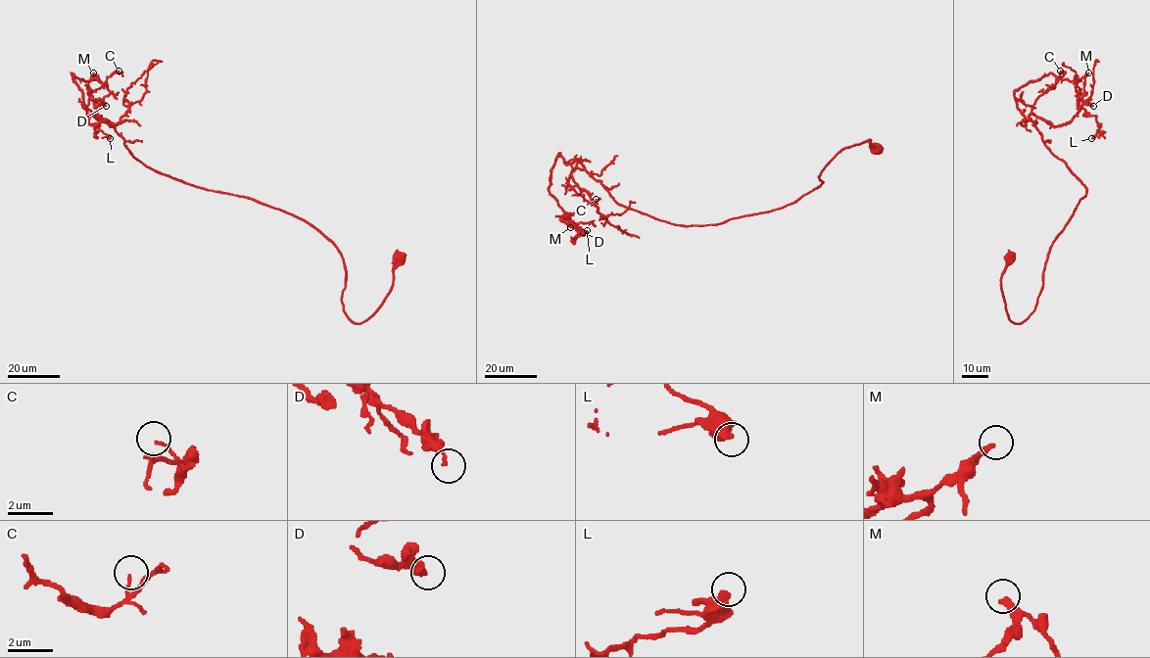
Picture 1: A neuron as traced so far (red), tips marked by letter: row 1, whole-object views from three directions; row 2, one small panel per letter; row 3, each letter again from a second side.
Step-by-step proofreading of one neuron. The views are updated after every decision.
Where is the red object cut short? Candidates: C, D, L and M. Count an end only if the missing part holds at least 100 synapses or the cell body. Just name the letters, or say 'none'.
M

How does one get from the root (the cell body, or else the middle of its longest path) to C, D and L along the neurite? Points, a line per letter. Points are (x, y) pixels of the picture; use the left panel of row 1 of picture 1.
C: (399, 256), (382, 305), (355, 323), (341, 301), (341, 254), (316, 229), (133, 156), (91, 94), (119, 70)
D: (399, 256), (382, 305), (355, 323), (330, 241), (147, 167), (108, 119), (89, 123), (71, 73), (106, 106)
L: (399, 256), (355, 323), (330, 241), (147, 167), (89, 123), (71, 73), (92, 79), (110, 138)

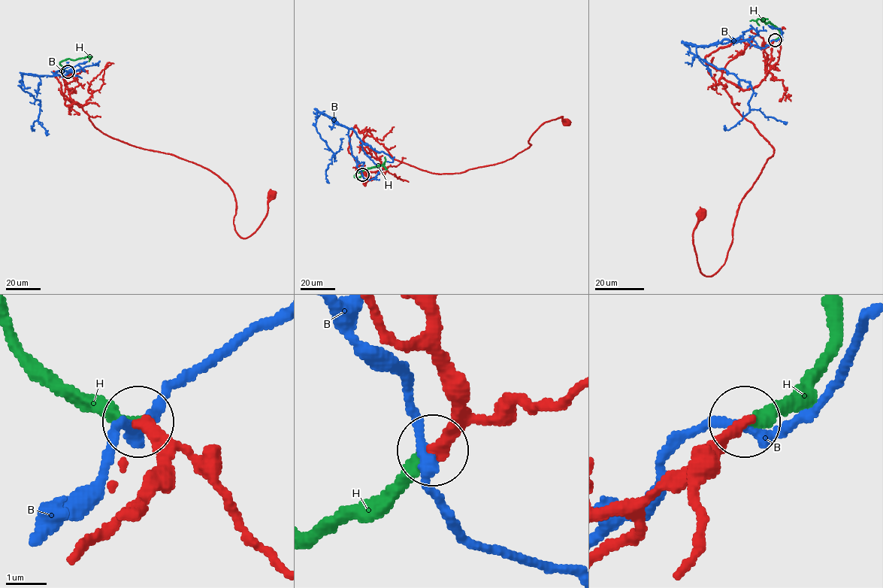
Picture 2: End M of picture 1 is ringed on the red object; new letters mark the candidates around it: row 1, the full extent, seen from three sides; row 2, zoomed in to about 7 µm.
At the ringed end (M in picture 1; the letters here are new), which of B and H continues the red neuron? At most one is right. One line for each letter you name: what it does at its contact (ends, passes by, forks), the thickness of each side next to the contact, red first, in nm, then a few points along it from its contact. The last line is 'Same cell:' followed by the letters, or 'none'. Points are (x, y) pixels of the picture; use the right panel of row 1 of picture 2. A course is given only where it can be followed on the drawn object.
H: it ends there; 320 nm thick on the red side, 280 nm on the other; it runs (775, 40), (779, 36), (780, 31), (769, 22), (766, 24), (757, 19), (750, 20)
Same cell: H

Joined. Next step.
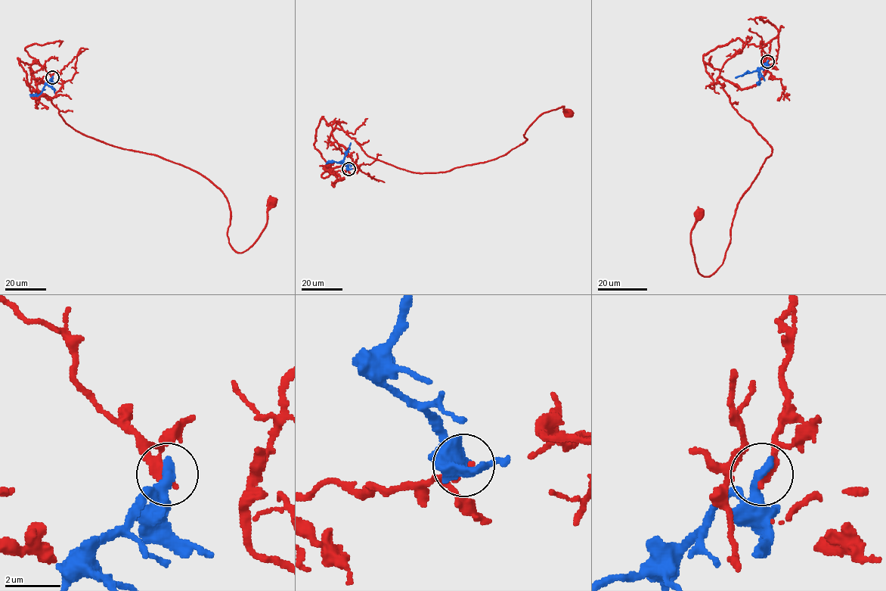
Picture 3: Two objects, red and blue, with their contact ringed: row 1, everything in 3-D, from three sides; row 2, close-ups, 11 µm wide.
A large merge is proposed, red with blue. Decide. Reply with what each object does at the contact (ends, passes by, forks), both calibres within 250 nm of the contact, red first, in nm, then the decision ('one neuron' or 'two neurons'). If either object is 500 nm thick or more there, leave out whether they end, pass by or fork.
red ends; blue ends; calibres 400 and 460 nm; two neurons

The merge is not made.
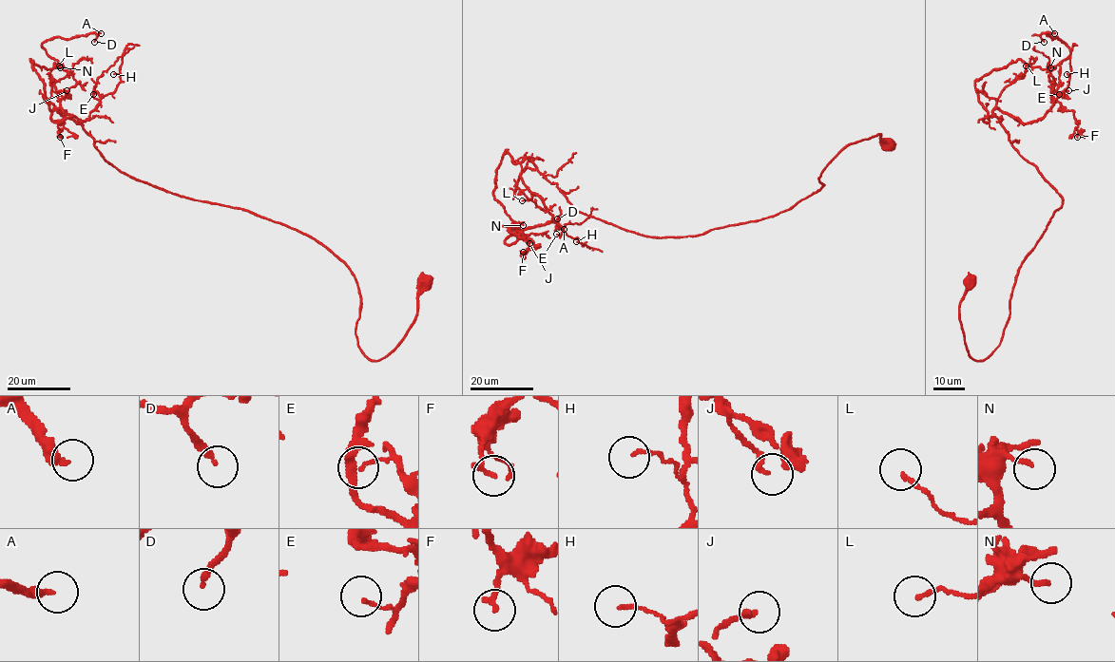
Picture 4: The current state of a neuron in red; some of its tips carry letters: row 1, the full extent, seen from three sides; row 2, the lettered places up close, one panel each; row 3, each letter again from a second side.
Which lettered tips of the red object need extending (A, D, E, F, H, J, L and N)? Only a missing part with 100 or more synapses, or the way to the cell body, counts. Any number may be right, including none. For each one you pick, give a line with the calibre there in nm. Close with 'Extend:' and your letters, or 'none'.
A: 300 nm thick
Extend: A

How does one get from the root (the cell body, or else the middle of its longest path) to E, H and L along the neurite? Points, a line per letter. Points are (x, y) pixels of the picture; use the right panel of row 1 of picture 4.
E: (970, 278), (959, 320), (983, 361), (1063, 200), (992, 111), (1032, 122), (1059, 94)
H: (970, 278), (959, 320), (983, 361), (1063, 200), (992, 111), (1037, 122), (1066, 74)
L: (970, 278), (959, 320), (968, 354), (983, 361), (1000, 344), (1018, 269), (1063, 200), (992, 112), (1026, 66)

